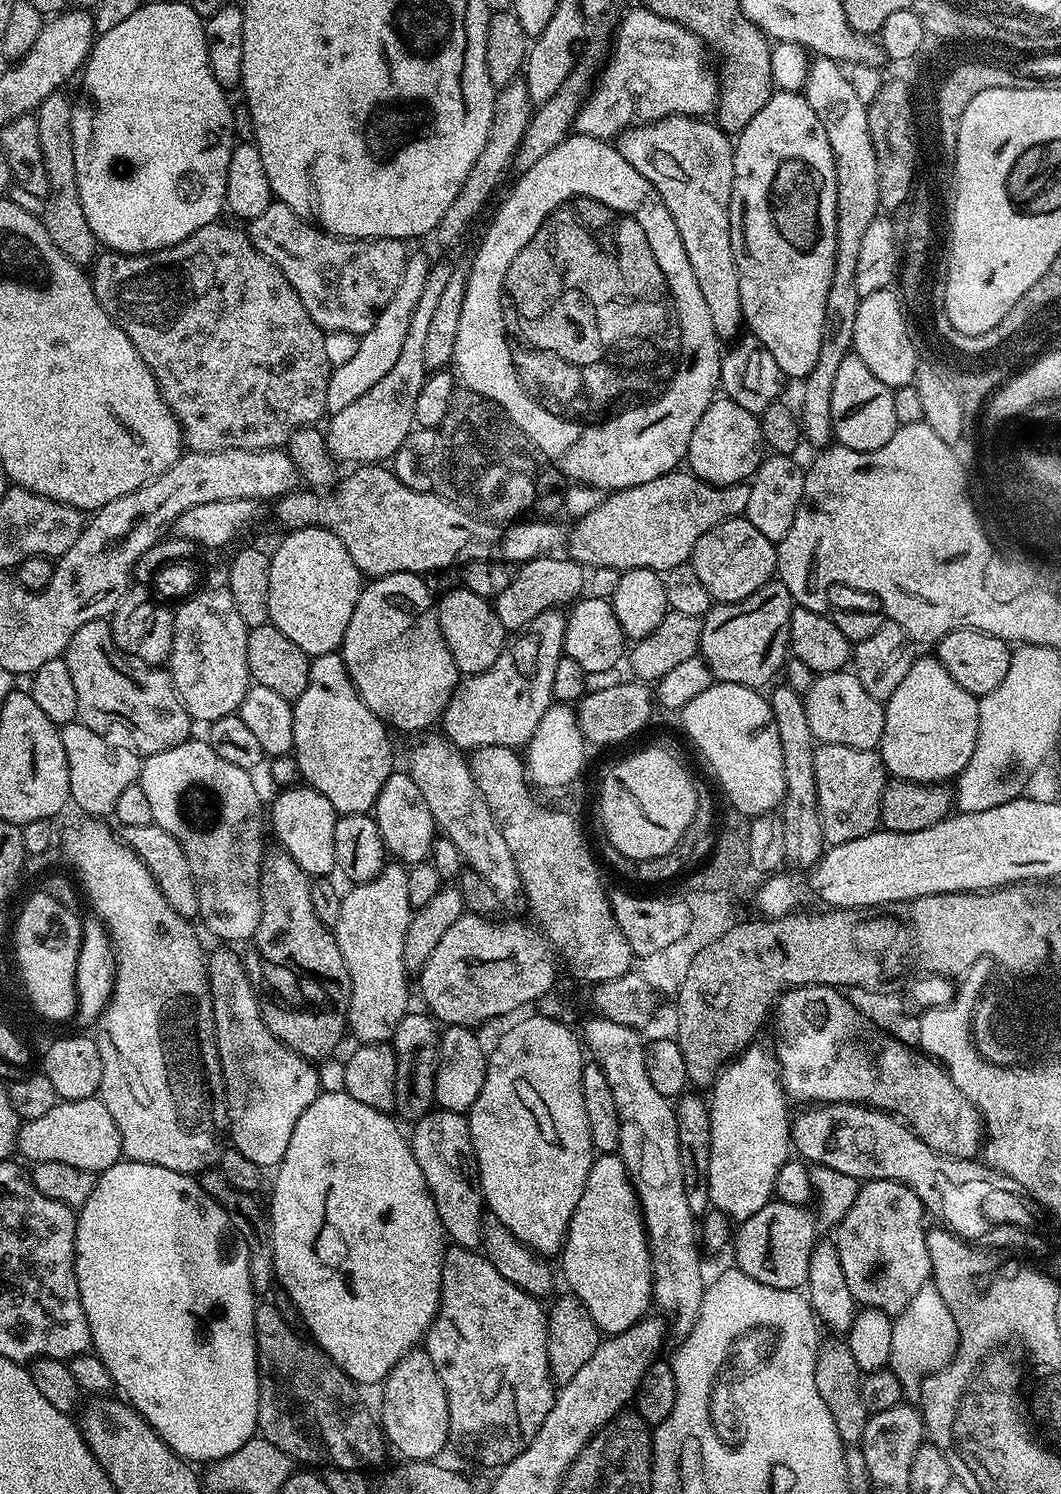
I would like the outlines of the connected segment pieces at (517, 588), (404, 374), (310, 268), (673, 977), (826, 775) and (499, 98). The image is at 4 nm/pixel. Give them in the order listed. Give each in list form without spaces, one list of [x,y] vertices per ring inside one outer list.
[[[560,554],[525,560],[513,575],[510,586],[506,586],[506,590],[502,590],[502,594],[495,598],[494,607],[498,622],[502,622],[502,626],[509,633],[515,634],[534,618],[538,618],[538,614],[557,606],[571,605],[581,599],[585,588],[586,569],[576,560],[569,560]]]
[[[440,260],[437,264],[435,261],[429,267],[422,298],[418,298],[418,306],[410,320],[410,330],[406,330],[406,343],[398,353],[398,362],[394,362],[390,374],[386,374],[375,386],[370,386],[370,390],[366,390],[358,402],[350,402],[350,406],[331,413],[327,421],[326,439],[328,451],[337,461],[349,460],[352,466],[391,461],[398,446],[402,446],[402,442],[406,442],[411,434],[416,424],[414,406],[418,402],[418,393],[422,391],[424,379],[430,374],[425,357],[426,333],[437,303],[456,267],[453,261],[448,260]]]
[[[271,202],[262,214],[247,221],[246,231],[253,246],[282,270],[286,282],[302,298],[306,314],[318,327],[326,334],[345,332],[353,338],[367,334],[386,302],[394,298],[410,255],[403,240],[345,240],[343,236],[331,236],[279,202]]]
[[[687,891],[683,897],[690,909],[690,930],[682,938],[672,942],[665,949],[657,954],[648,956],[643,961],[643,969],[648,984],[658,992],[666,993],[668,996],[675,995],[680,989],[682,981],[686,978],[686,973],[690,964],[694,960],[694,955],[704,950],[706,946],[720,938],[722,934],[729,931],[736,922],[734,910],[732,908],[731,895],[728,892],[710,892],[710,891]]]
[[[820,744],[814,754],[814,778],[822,834],[829,845],[854,842],[854,838],[877,831],[886,783],[886,769],[879,751],[841,744]]]
[[[515,79],[506,87],[499,89],[495,98],[494,118],[491,120],[490,134],[486,146],[478,156],[475,165],[470,168],[466,182],[454,198],[452,205],[442,216],[442,222],[434,233],[434,238],[444,246],[454,245],[481,212],[497,188],[504,172],[513,165],[521,140],[525,136],[529,122],[532,119],[534,105],[529,98],[527,85],[521,79]]]

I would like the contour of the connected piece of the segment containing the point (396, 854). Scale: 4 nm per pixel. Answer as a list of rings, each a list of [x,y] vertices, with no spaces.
[[[393,770],[388,775],[376,799],[374,815],[389,857],[395,858],[405,866],[423,864],[431,857],[432,846],[438,839],[436,819],[434,814],[430,814],[426,798],[422,798],[418,785],[407,771]]]

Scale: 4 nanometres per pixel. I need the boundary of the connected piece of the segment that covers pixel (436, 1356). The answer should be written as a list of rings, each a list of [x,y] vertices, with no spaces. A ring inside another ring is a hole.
[[[452,1246],[444,1253],[444,1265],[442,1266],[442,1286],[440,1287],[440,1309],[436,1312],[436,1319],[428,1328],[428,1334],[424,1337],[423,1347],[430,1354],[430,1362],[434,1362],[434,1370],[438,1370],[438,1378],[442,1378],[442,1386],[448,1395],[448,1409],[450,1410],[450,1430],[448,1439],[451,1447],[457,1448],[468,1460],[473,1460],[476,1464],[485,1464],[491,1470],[499,1469],[501,1466],[511,1462],[515,1456],[522,1454],[526,1446],[538,1434],[542,1422],[546,1422],[546,1414],[550,1414],[550,1406],[554,1399],[554,1384],[550,1379],[550,1369],[548,1367],[548,1351],[546,1342],[548,1341],[548,1317],[546,1308],[537,1297],[531,1296],[528,1292],[523,1292],[514,1282],[506,1282],[498,1270],[490,1261],[485,1260],[479,1251],[471,1248],[461,1248]]]

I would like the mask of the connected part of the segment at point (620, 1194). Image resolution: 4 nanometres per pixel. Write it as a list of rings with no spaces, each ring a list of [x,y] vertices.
[[[600,1154],[593,1159],[590,1166],[590,1174],[586,1178],[586,1186],[582,1190],[582,1198],[578,1198],[578,1206],[574,1210],[574,1214],[570,1218],[570,1226],[568,1227],[568,1236],[564,1240],[562,1249],[562,1257],[564,1256],[564,1280],[569,1284],[571,1295],[578,1297],[586,1306],[586,1310],[590,1310],[590,1318],[594,1318],[596,1327],[604,1334],[615,1334],[624,1332],[630,1326],[639,1324],[641,1320],[649,1315],[648,1307],[653,1307],[652,1298],[652,1259],[648,1257],[648,1236],[644,1232],[644,1216],[640,1212],[640,1203],[636,1197],[636,1191],[632,1189],[632,1183],[628,1177],[628,1171],[624,1165],[624,1161],[616,1154]]]

